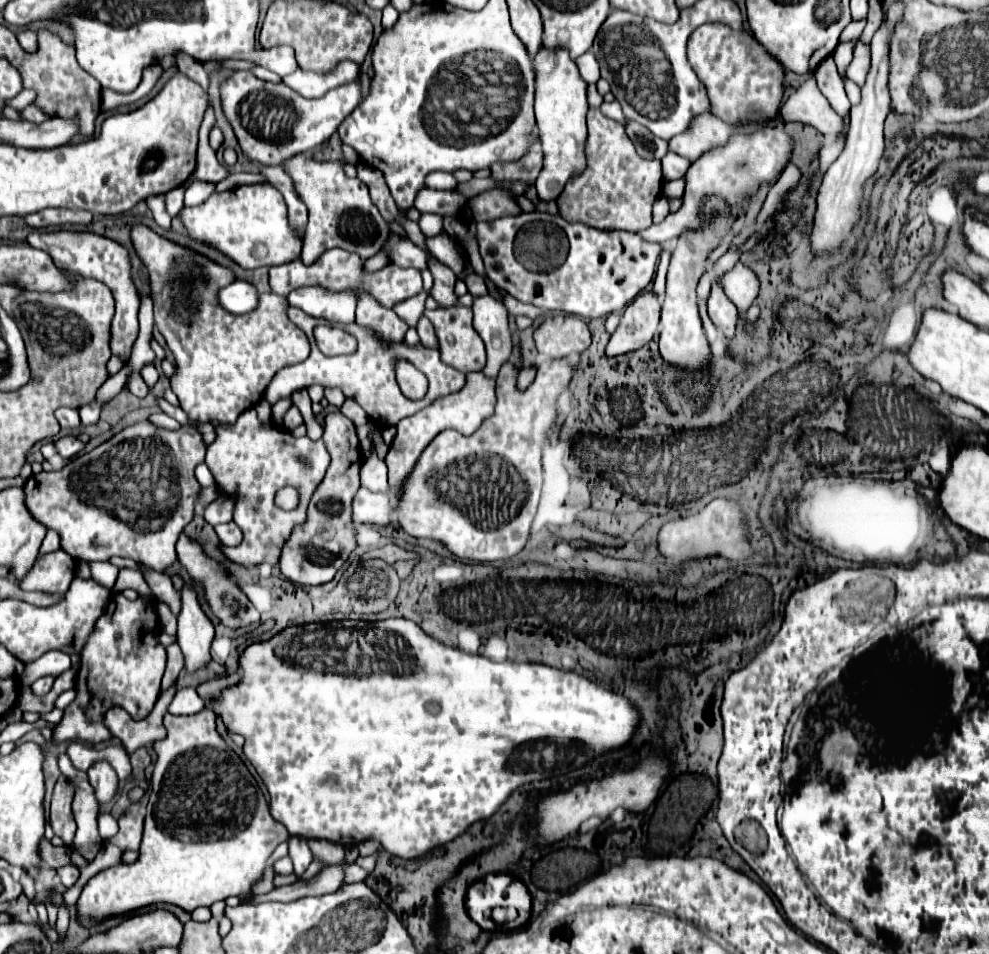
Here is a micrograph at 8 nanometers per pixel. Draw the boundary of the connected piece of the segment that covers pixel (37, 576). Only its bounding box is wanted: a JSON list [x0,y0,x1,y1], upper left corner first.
[20,550,76,594]

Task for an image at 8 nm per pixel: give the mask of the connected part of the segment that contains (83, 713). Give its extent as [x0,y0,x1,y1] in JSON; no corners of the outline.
[52,594,166,744]

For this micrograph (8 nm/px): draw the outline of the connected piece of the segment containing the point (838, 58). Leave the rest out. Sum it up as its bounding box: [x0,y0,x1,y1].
[832,39,856,78]

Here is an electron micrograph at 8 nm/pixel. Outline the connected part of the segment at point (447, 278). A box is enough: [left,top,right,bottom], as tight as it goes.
[430,260,458,306]

